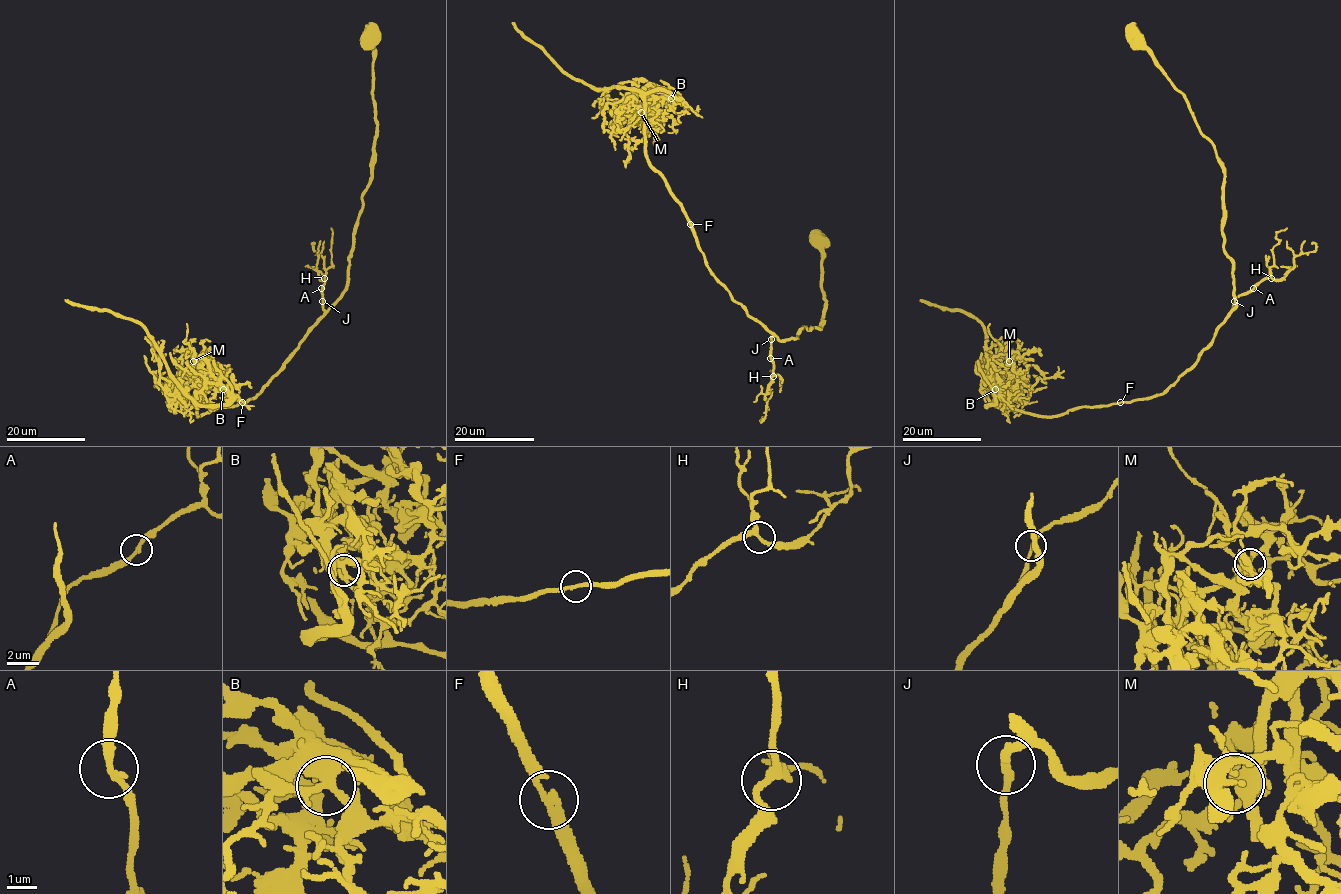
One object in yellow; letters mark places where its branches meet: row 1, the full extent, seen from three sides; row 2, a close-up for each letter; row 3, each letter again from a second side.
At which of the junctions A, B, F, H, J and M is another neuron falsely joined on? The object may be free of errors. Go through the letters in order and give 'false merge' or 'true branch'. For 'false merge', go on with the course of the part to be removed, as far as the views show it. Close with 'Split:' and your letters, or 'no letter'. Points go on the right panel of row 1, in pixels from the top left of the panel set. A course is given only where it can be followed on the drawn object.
A: true branch
B: true branch
F: true branch
H: true branch
J: true branch
M: true branch
Split: no letter

